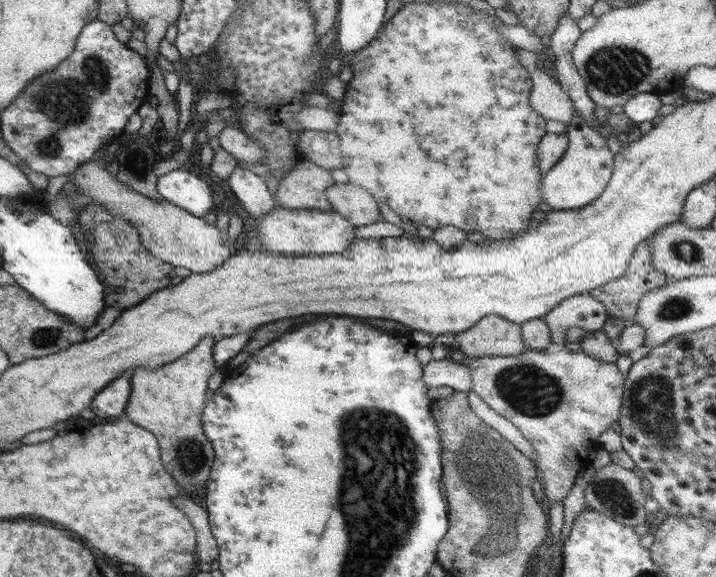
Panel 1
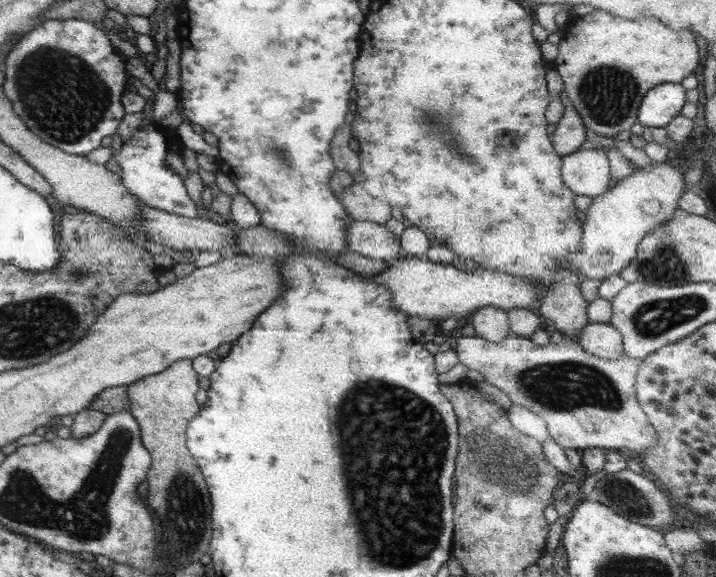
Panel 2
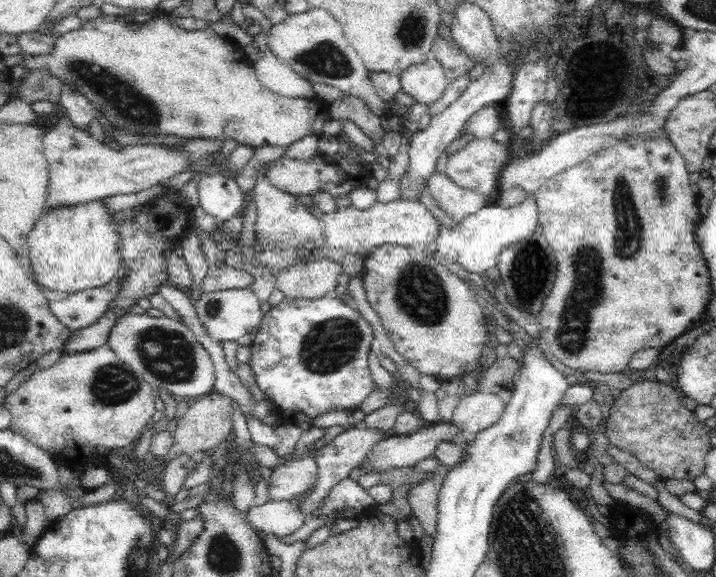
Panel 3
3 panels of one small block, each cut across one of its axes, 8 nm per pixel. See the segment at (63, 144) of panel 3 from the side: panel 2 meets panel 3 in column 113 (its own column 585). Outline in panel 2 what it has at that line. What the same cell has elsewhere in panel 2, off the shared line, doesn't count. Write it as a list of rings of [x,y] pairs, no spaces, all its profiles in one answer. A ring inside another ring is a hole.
[[[604,149],[578,150],[564,160],[564,180],[575,193],[593,199],[608,190],[612,170]]]

